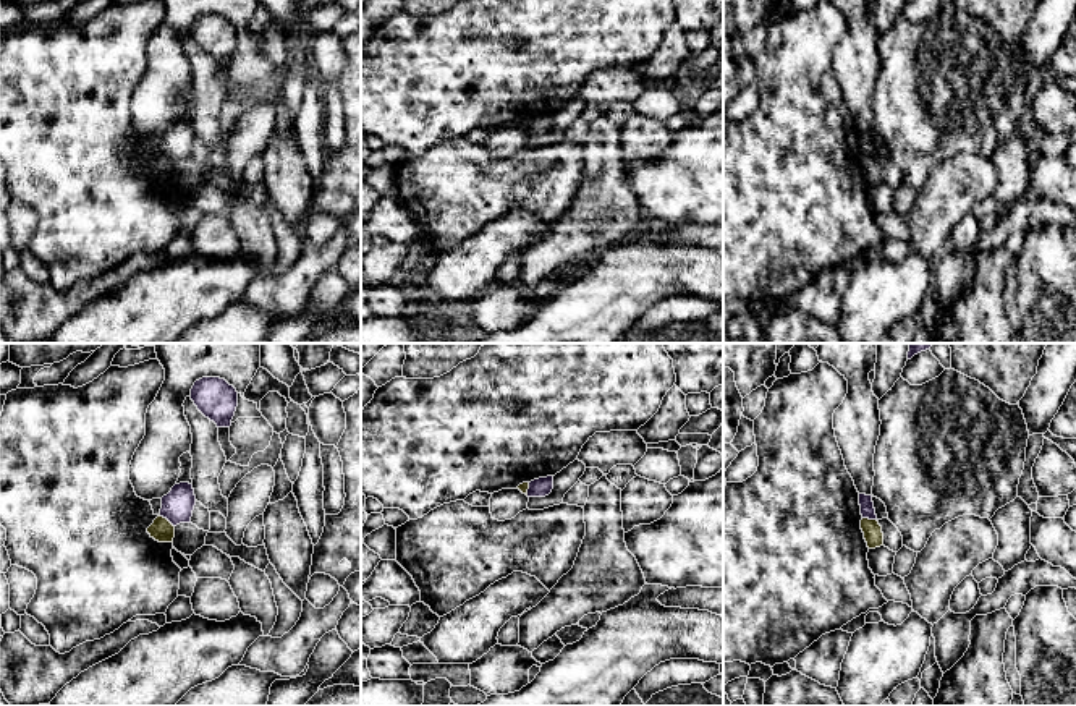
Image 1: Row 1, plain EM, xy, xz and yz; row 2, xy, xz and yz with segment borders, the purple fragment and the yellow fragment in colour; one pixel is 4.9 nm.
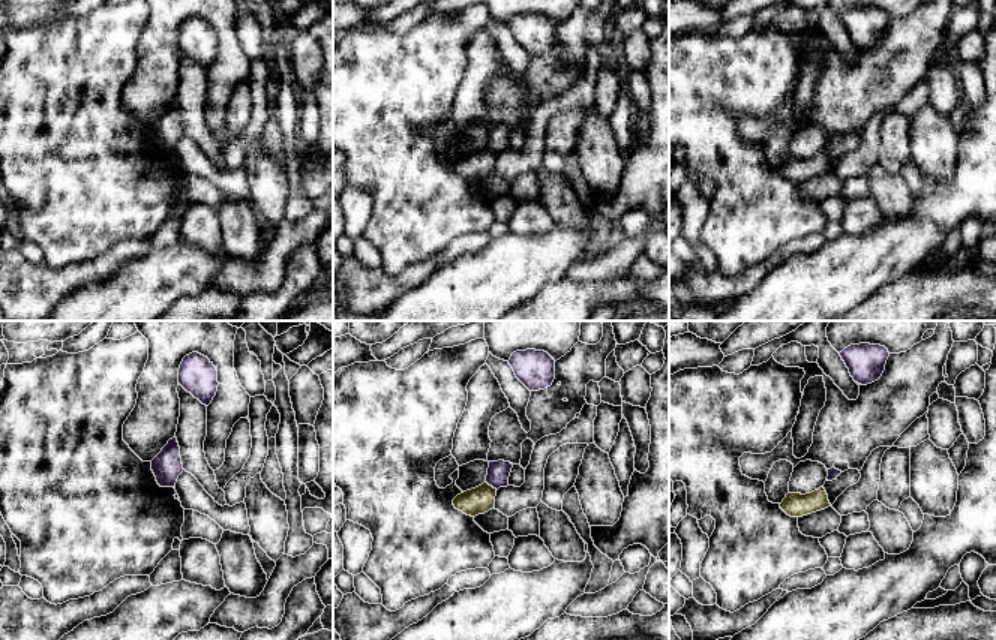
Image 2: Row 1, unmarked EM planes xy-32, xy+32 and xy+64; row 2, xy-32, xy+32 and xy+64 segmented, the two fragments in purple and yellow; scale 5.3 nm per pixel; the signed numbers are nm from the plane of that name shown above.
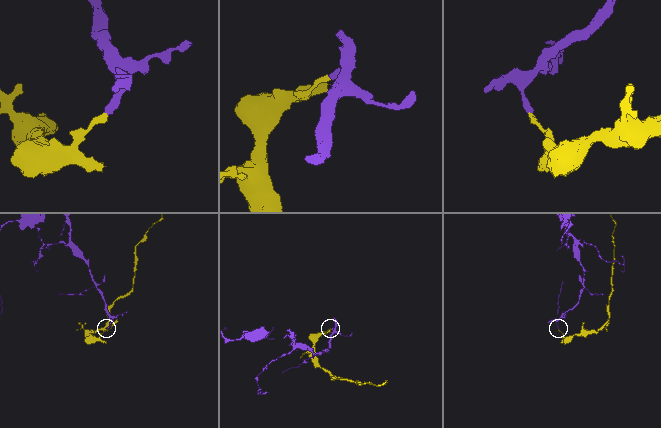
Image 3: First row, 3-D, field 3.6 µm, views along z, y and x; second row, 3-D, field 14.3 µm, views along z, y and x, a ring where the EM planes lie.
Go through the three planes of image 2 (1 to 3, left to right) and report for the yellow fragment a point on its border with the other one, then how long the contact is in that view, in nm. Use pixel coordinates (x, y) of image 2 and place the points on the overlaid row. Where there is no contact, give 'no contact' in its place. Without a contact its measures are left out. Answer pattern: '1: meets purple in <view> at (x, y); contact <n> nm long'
1: no contact
2: meets purple in xy+32 at (492, 486); contact 80 nm long
3: no contact

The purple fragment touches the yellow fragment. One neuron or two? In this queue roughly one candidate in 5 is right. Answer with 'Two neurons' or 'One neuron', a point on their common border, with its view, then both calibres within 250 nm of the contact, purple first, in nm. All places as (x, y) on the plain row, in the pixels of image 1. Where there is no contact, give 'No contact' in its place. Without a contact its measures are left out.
Two neurons. Touches purple at xy (167, 156). Thickness 160 nm (purple) against 110 nm

